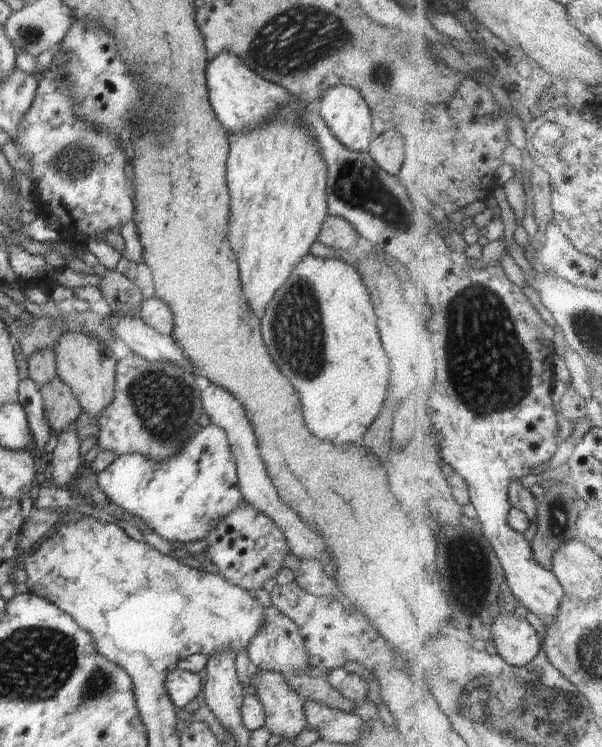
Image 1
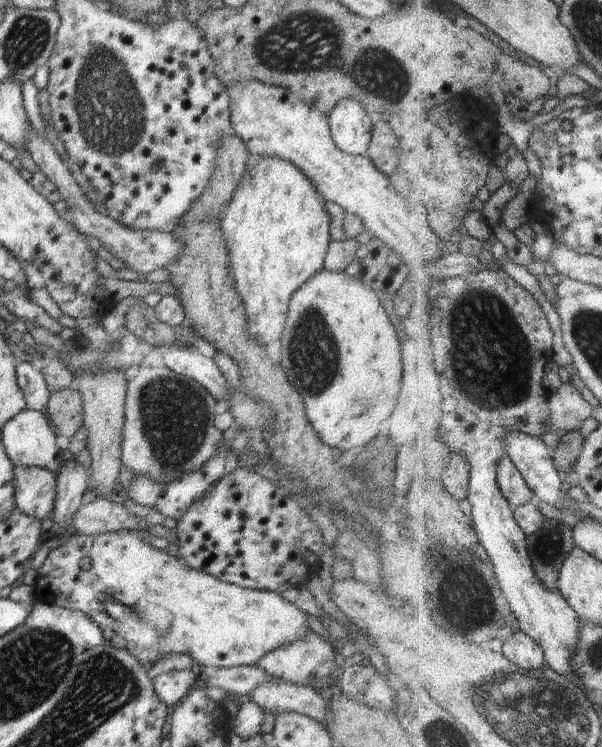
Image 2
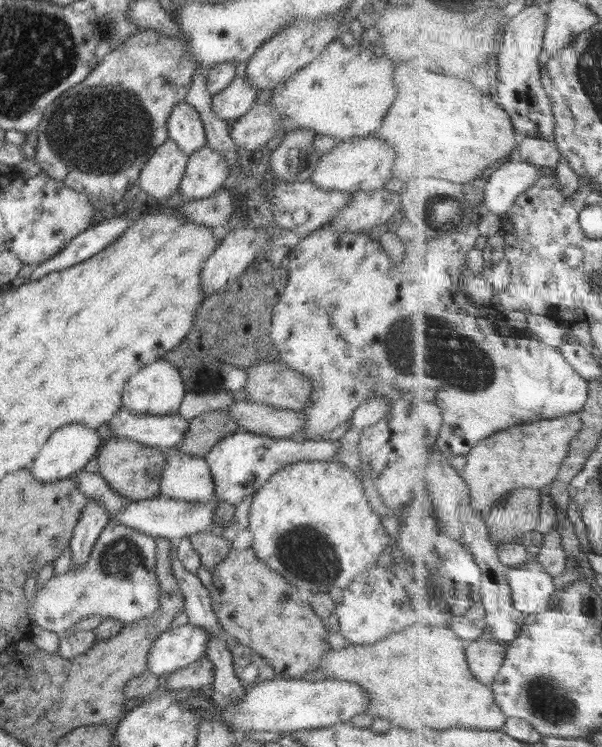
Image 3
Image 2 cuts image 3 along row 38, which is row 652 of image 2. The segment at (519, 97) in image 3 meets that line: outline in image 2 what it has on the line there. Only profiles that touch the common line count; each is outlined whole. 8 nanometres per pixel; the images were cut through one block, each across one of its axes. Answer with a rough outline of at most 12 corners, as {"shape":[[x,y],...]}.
{"shape":[[522,629],[502,652],[525,671],[547,666],[542,645]]}

